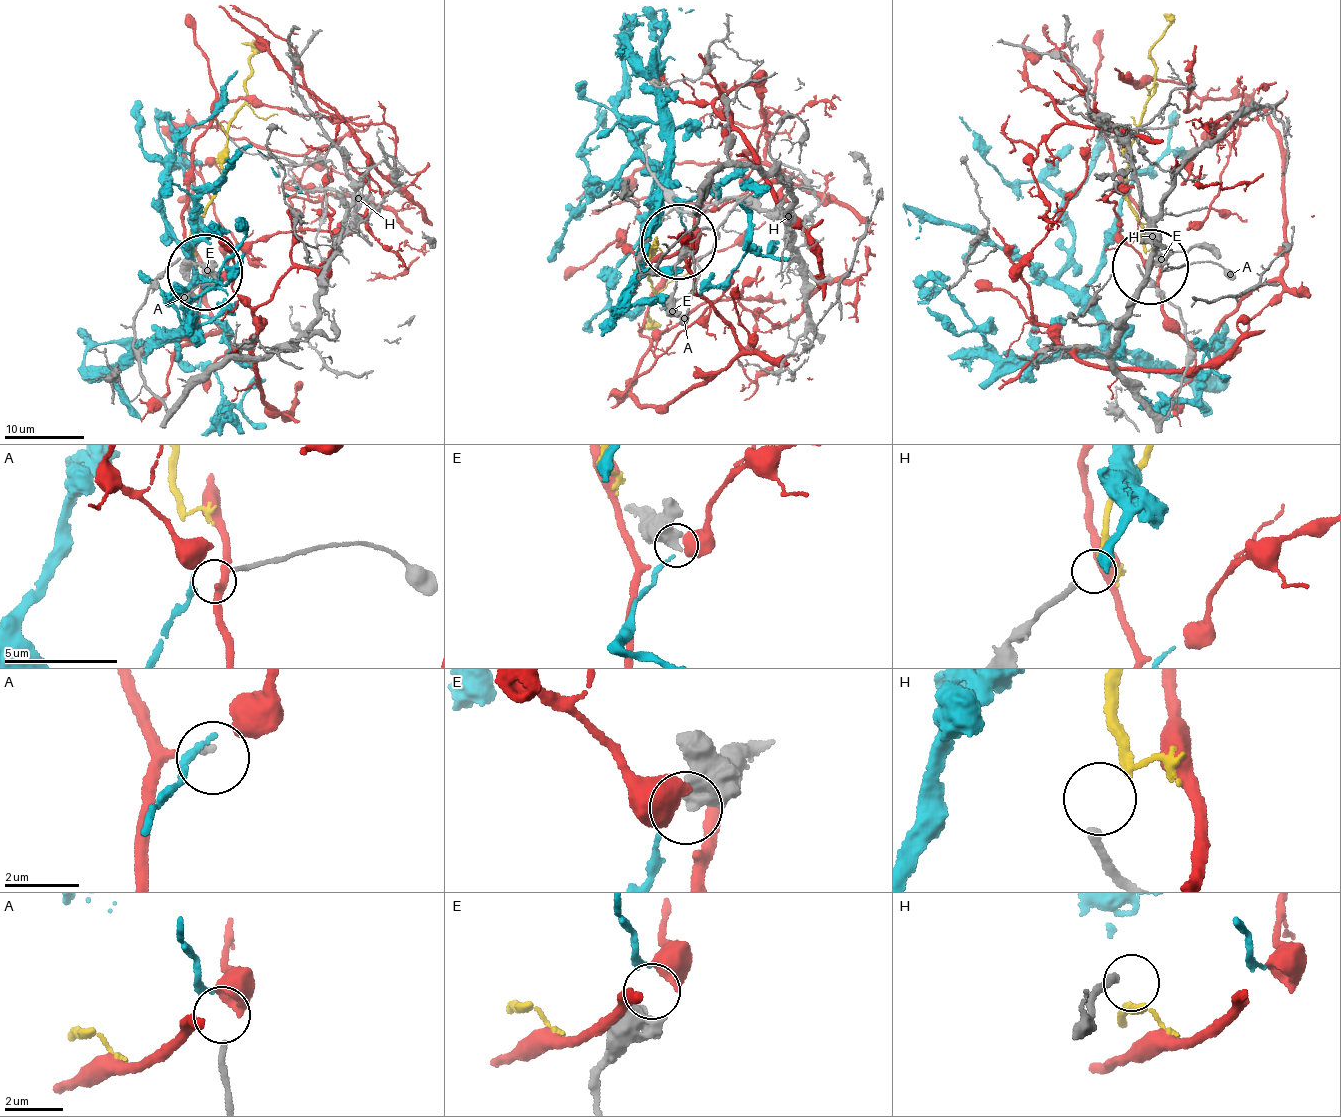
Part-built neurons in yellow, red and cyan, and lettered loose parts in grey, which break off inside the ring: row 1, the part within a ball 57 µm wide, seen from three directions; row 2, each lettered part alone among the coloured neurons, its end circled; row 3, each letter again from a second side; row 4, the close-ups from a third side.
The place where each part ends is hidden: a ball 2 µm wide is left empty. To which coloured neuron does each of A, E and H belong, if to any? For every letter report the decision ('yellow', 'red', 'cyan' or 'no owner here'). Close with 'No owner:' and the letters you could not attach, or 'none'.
A: no owner here
E: cyan
H: yellow
No owner: A

